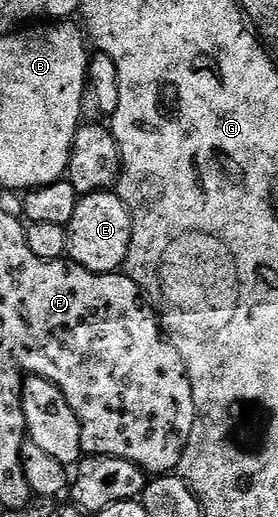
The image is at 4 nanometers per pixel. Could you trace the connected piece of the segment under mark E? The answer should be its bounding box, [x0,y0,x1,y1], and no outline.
[66,190,132,275]

